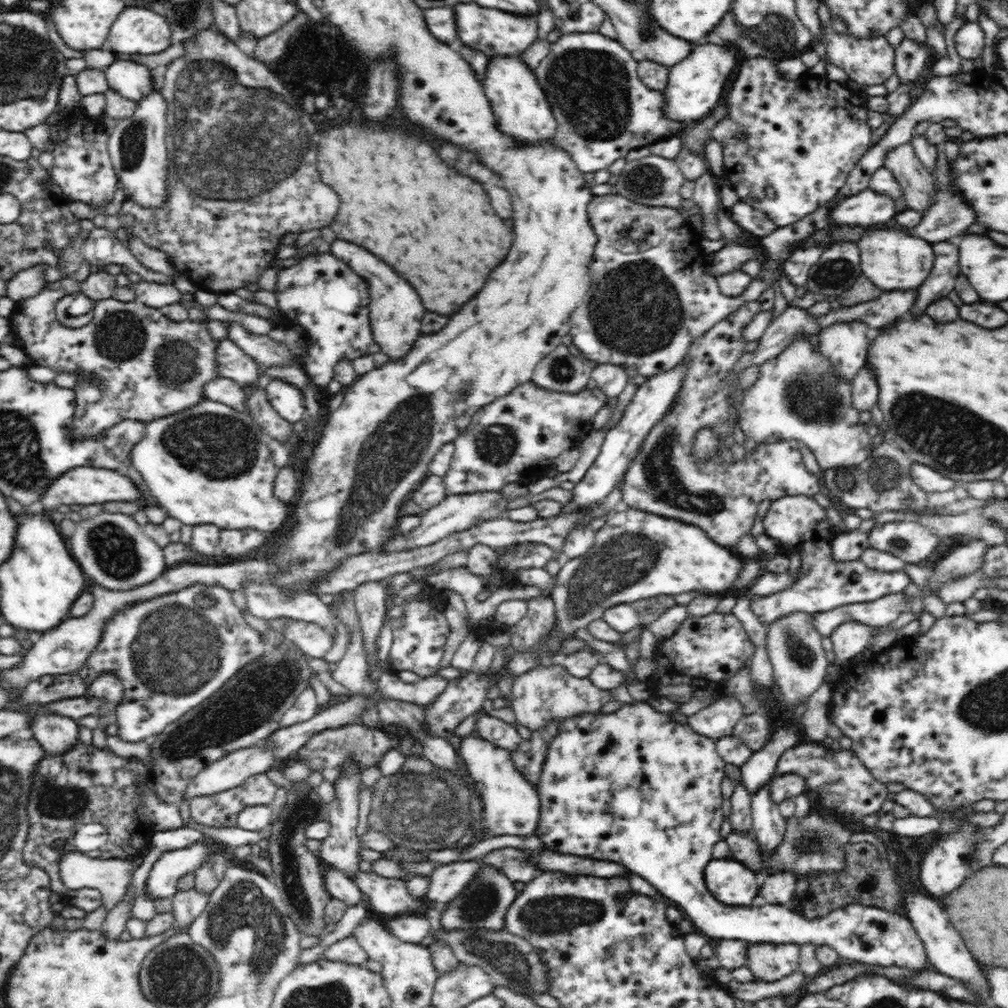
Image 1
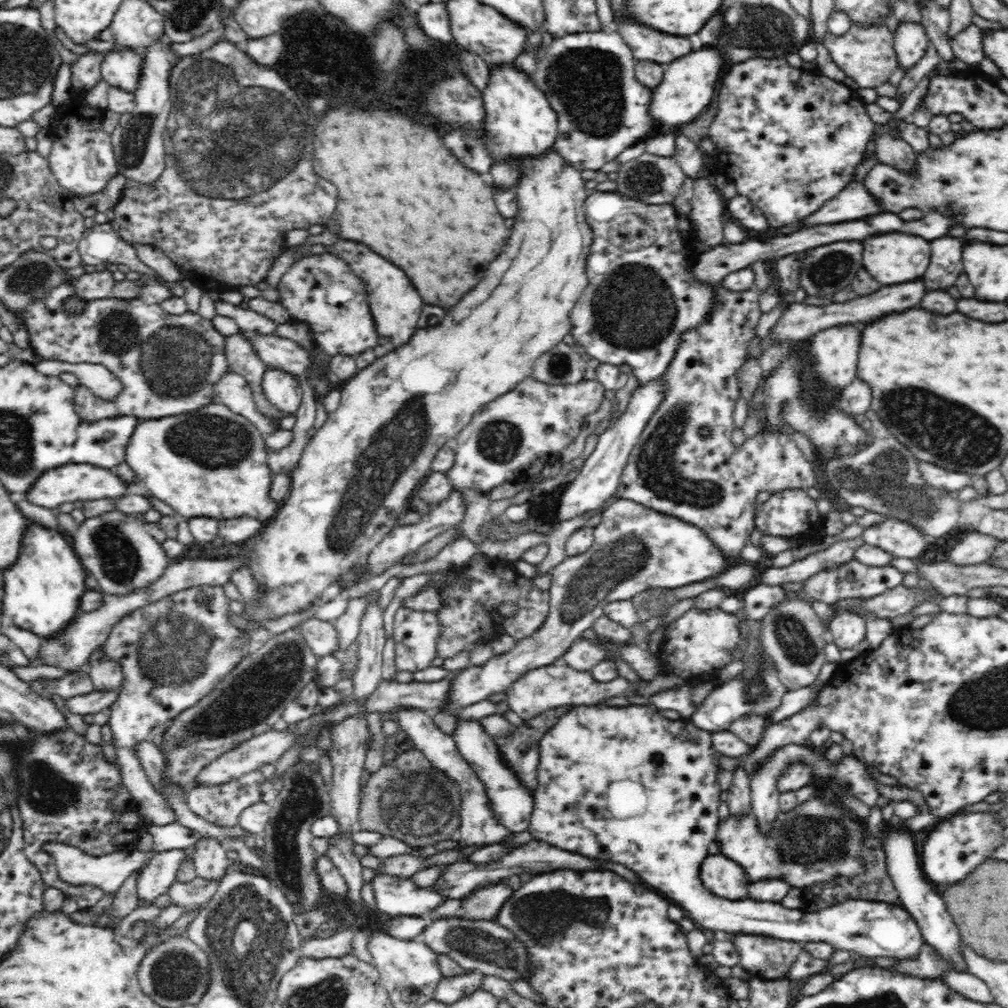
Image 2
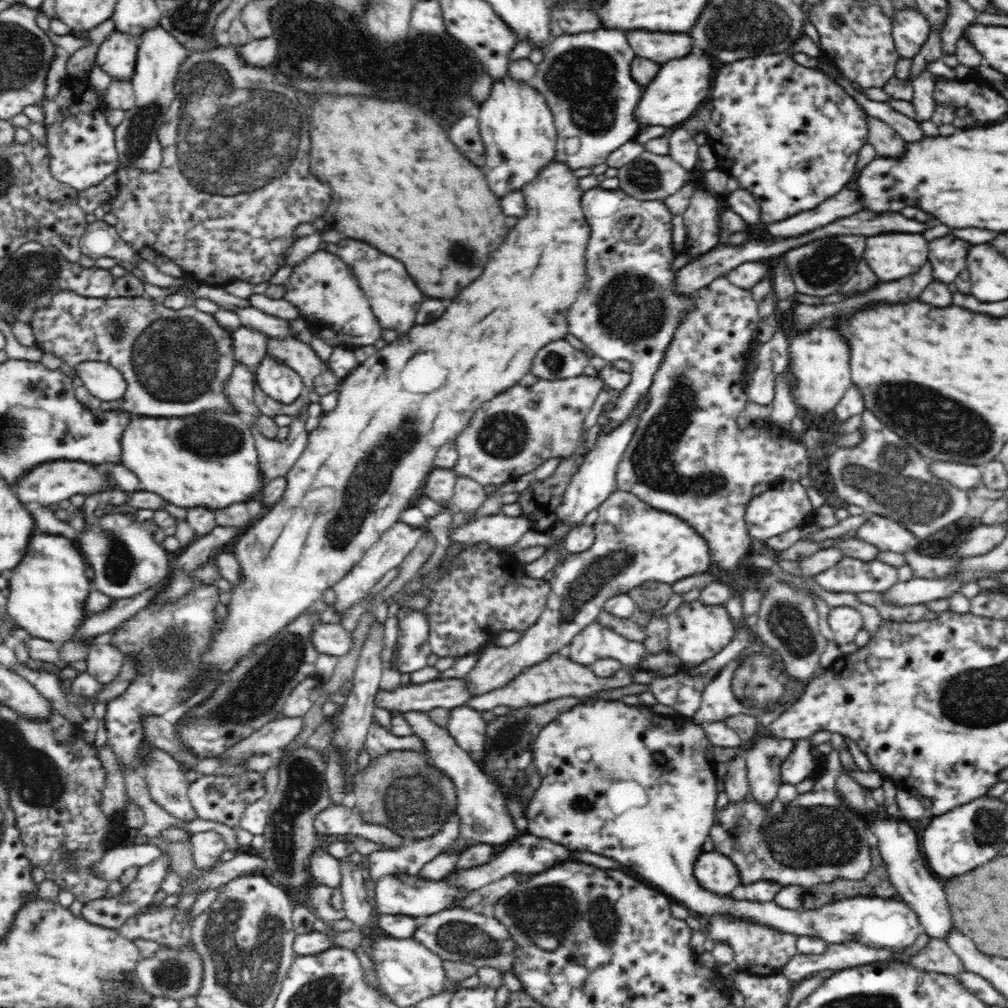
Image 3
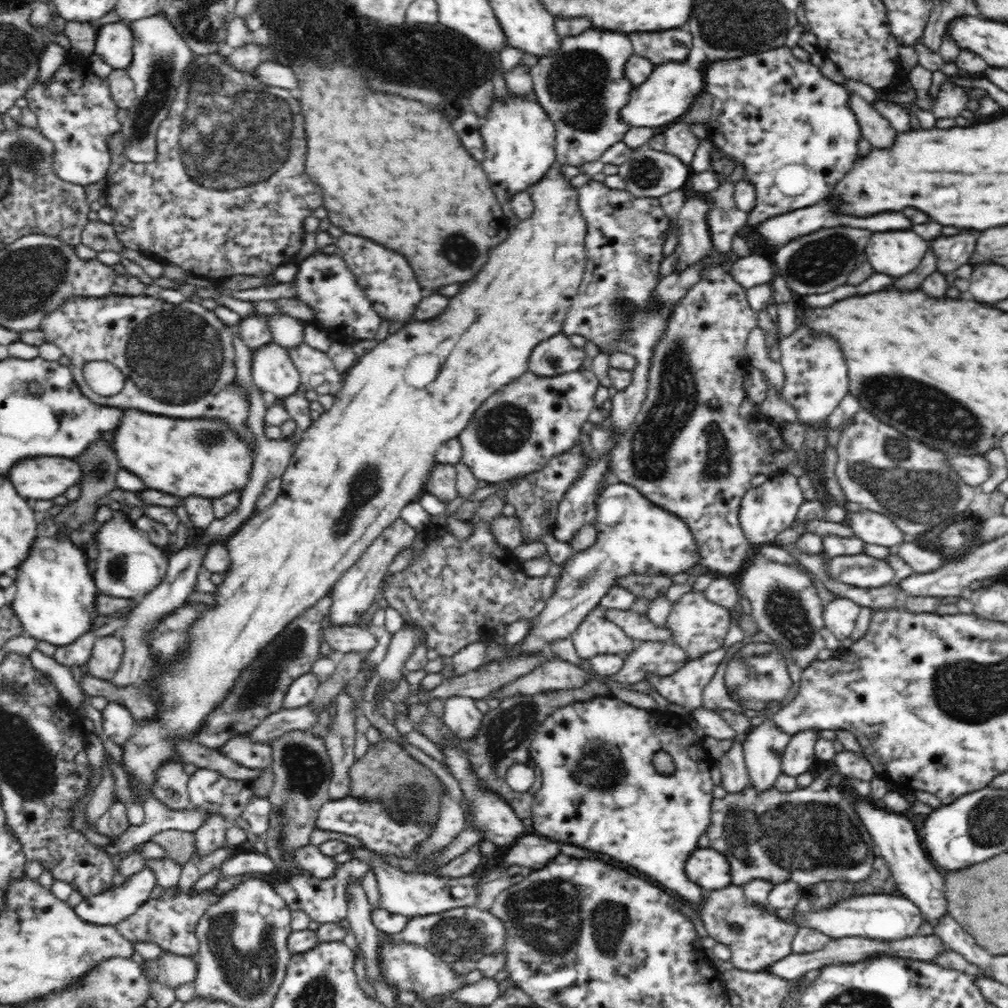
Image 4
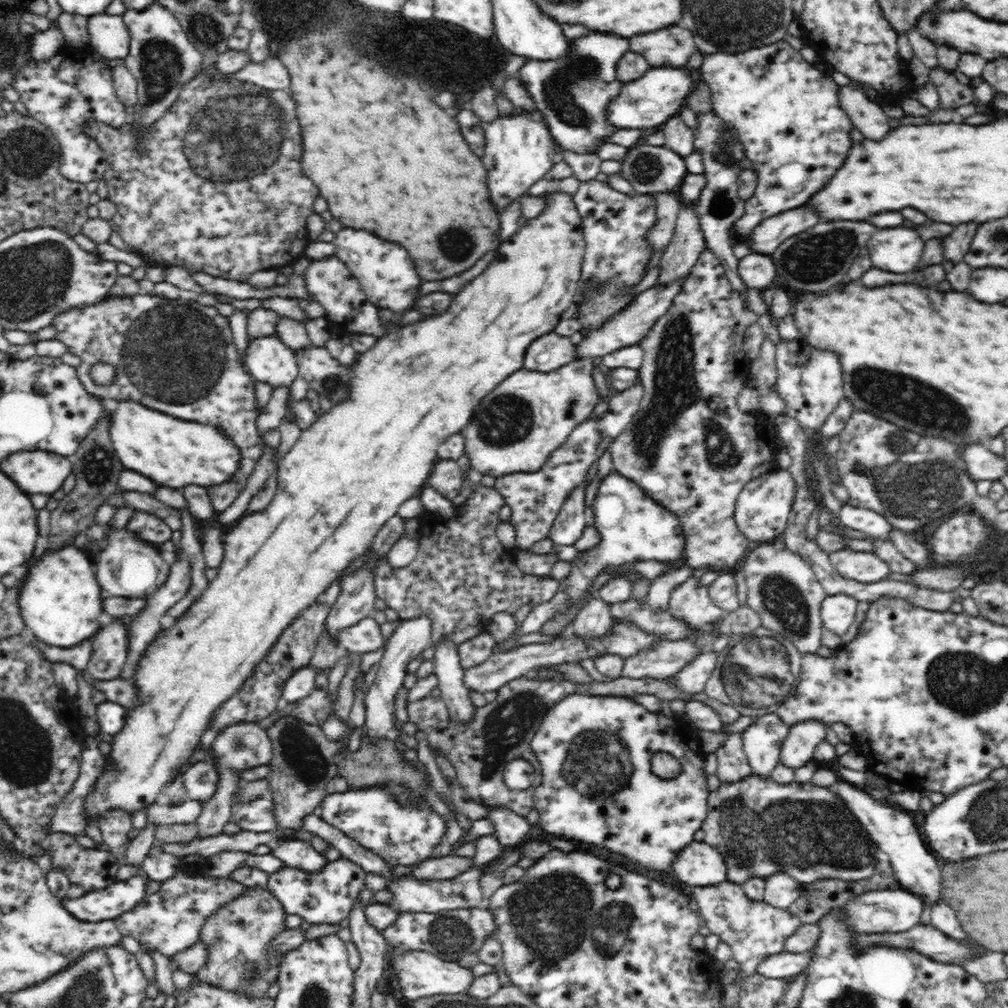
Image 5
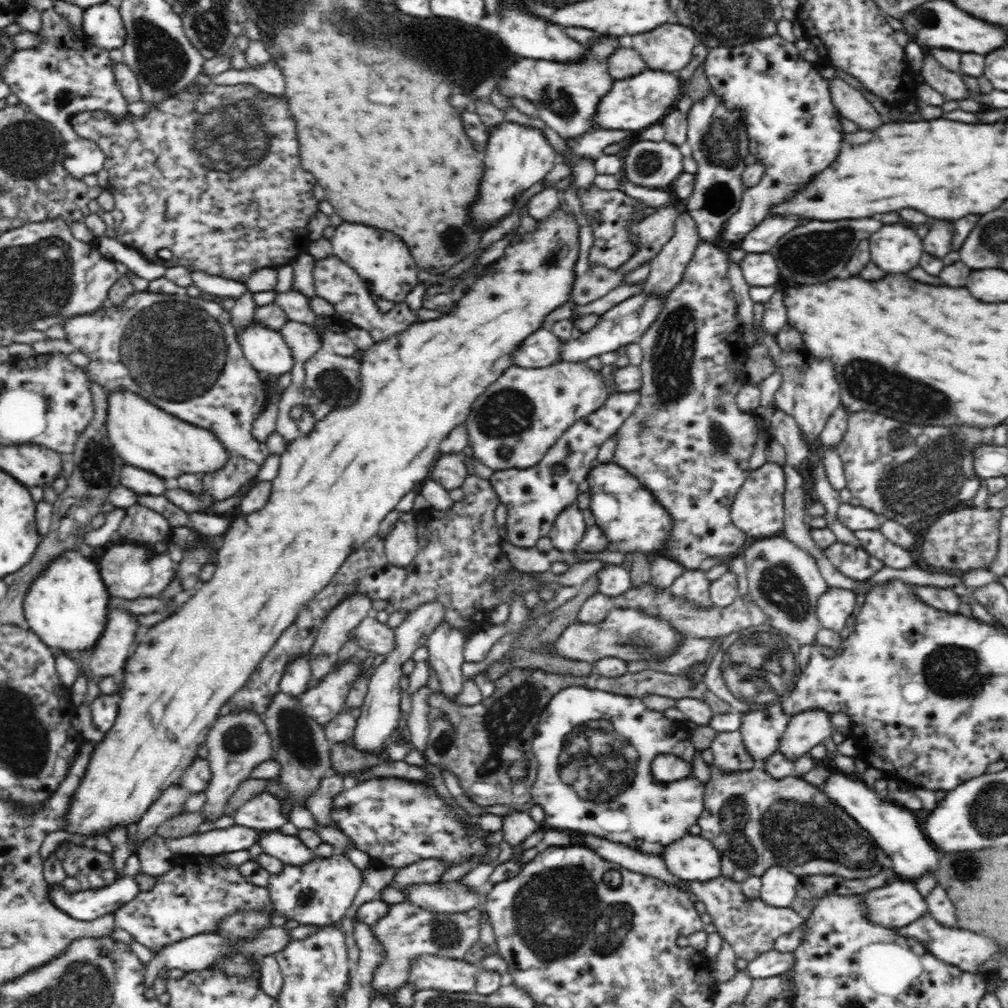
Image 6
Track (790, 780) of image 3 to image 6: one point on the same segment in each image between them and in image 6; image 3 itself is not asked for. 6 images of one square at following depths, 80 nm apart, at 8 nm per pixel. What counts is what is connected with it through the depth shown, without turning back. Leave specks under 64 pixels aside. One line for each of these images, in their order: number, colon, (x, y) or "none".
4: (799, 756)
5: (798, 748)
6: (805, 730)

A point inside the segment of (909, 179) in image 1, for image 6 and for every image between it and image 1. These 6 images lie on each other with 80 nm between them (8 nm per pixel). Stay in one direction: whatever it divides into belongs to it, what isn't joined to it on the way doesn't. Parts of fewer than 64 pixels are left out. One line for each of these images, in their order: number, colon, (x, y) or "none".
2: (894, 152)
3: (886, 141)
4: (877, 130)
5: (866, 116)
6: (850, 102)

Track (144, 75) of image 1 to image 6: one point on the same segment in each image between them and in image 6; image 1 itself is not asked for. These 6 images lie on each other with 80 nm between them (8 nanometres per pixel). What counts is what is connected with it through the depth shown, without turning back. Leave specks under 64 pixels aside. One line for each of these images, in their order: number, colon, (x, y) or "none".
2: (122, 67)
3: (117, 56)
4: (114, 44)
5: (110, 39)
6: (103, 26)

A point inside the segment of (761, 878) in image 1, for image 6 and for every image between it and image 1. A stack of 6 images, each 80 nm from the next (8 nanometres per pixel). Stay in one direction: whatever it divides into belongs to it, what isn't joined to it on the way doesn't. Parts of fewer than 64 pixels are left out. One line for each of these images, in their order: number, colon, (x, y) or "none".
2: (723, 877)
3: (715, 872)
4: (708, 868)
5: (698, 864)
6: (691, 858)

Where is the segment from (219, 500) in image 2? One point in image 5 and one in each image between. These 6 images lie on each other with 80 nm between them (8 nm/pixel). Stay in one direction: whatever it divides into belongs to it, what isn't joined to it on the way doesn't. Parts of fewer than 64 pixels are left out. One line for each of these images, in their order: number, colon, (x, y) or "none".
3: (209, 460)
4: (203, 457)
5: (174, 453)

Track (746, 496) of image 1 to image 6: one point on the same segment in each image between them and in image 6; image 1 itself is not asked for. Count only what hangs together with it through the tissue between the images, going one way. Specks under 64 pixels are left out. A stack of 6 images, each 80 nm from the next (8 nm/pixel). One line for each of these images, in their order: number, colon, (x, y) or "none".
2: (706, 481)
3: (687, 457)
4: (687, 451)
5: (689, 448)
6: (687, 442)

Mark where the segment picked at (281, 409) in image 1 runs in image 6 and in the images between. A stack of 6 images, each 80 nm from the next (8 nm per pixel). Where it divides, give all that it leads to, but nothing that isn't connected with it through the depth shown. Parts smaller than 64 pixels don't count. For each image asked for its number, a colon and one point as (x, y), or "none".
2: (282, 389)
3: (275, 378)
4: (273, 371)
5: (268, 359)
6: (265, 349)

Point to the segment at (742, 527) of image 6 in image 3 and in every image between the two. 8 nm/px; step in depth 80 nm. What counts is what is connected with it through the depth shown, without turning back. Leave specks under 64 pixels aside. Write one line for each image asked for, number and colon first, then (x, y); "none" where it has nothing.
3: (784, 506)
4: (771, 508)
5: (762, 510)

